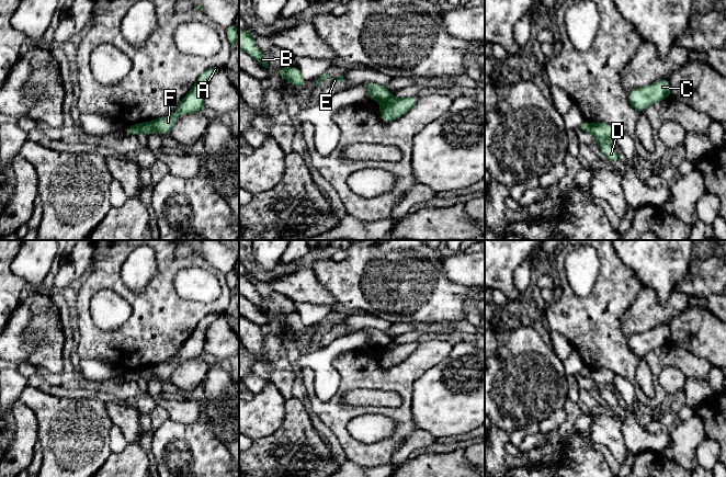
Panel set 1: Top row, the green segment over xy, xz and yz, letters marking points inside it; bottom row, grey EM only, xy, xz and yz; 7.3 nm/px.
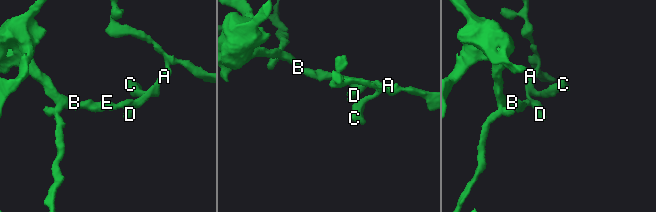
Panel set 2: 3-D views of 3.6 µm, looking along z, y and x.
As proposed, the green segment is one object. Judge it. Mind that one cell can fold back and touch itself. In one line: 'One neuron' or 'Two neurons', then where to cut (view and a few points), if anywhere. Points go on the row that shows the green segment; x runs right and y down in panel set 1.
Two neurons. Split along xz (392, 95), (381, 103)

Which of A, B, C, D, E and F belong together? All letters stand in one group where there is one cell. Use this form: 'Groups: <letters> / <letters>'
Groups: A C D F / B E

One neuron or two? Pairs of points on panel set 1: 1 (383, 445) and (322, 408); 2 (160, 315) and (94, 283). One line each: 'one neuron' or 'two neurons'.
1: one neuron
2: one neuron

